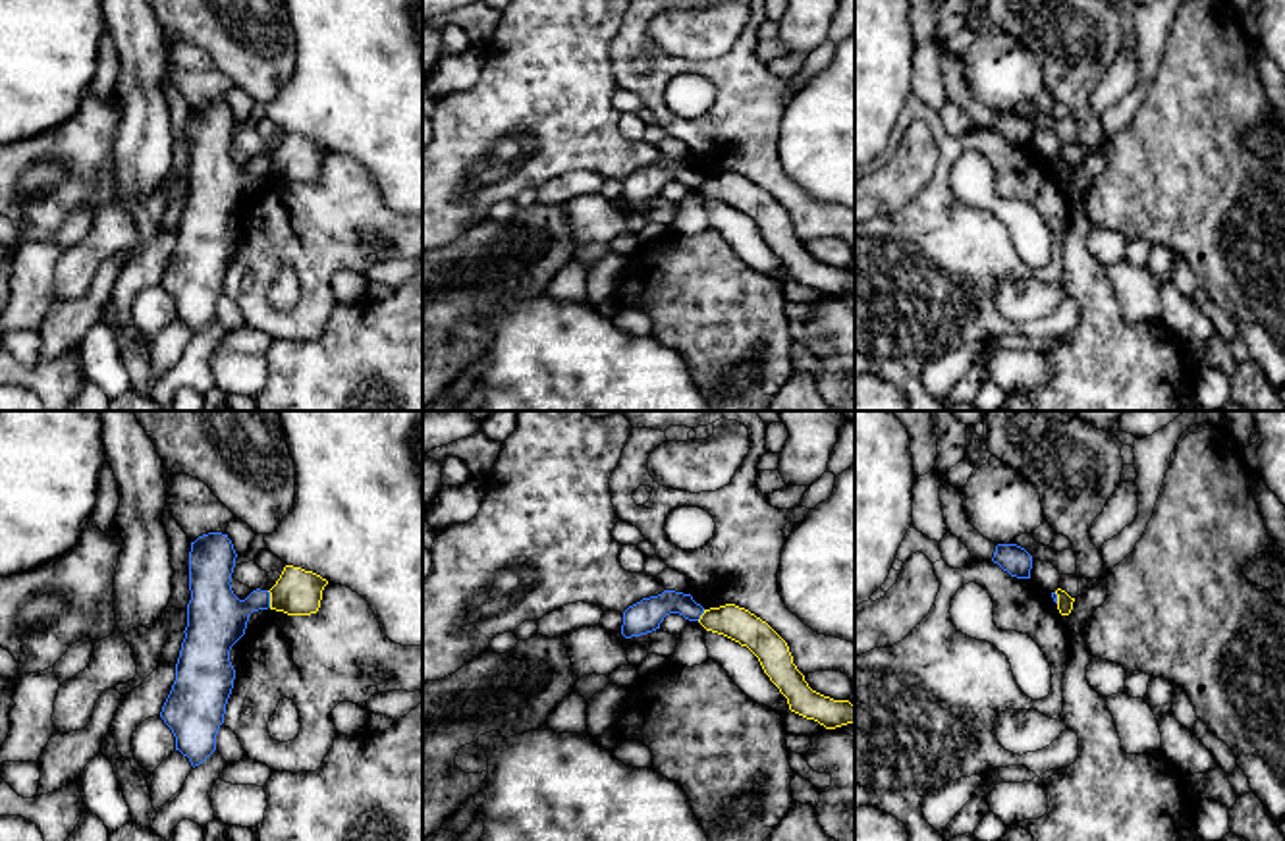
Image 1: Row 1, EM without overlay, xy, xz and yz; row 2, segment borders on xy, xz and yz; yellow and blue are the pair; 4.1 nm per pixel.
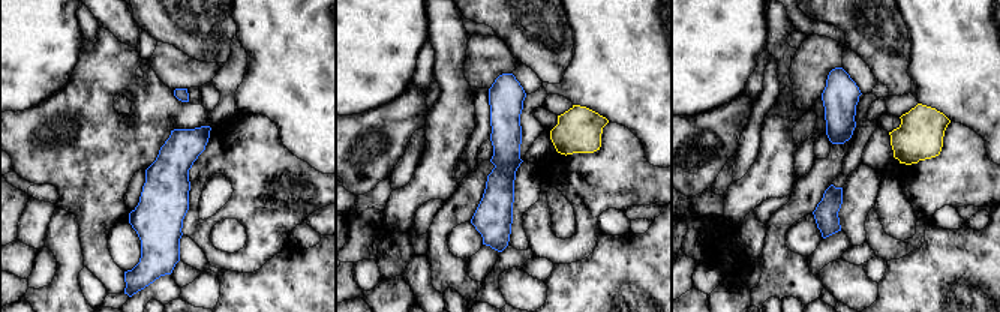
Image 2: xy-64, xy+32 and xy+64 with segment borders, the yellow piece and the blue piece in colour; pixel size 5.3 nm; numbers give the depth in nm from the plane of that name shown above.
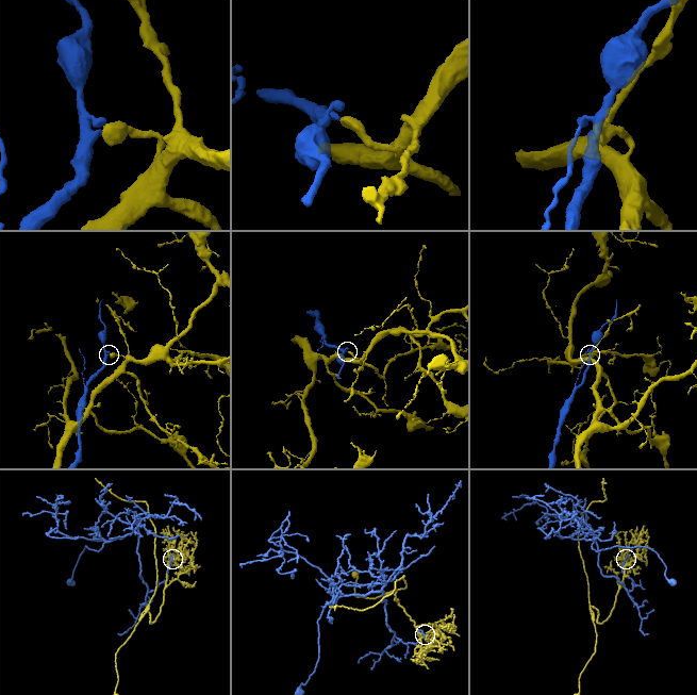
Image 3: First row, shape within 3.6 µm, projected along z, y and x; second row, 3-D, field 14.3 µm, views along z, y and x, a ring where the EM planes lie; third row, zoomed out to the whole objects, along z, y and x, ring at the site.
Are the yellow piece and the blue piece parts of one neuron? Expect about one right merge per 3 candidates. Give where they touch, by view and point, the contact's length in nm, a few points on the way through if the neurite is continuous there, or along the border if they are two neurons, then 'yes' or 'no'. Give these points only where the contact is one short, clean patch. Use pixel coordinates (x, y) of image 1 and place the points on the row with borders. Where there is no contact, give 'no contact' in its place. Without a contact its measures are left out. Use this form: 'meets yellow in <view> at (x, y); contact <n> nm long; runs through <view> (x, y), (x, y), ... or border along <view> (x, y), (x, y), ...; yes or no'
meets yellow in xy at (271, 598); contact 70 nm long; border along xy (267, 591), (271, 606); no

